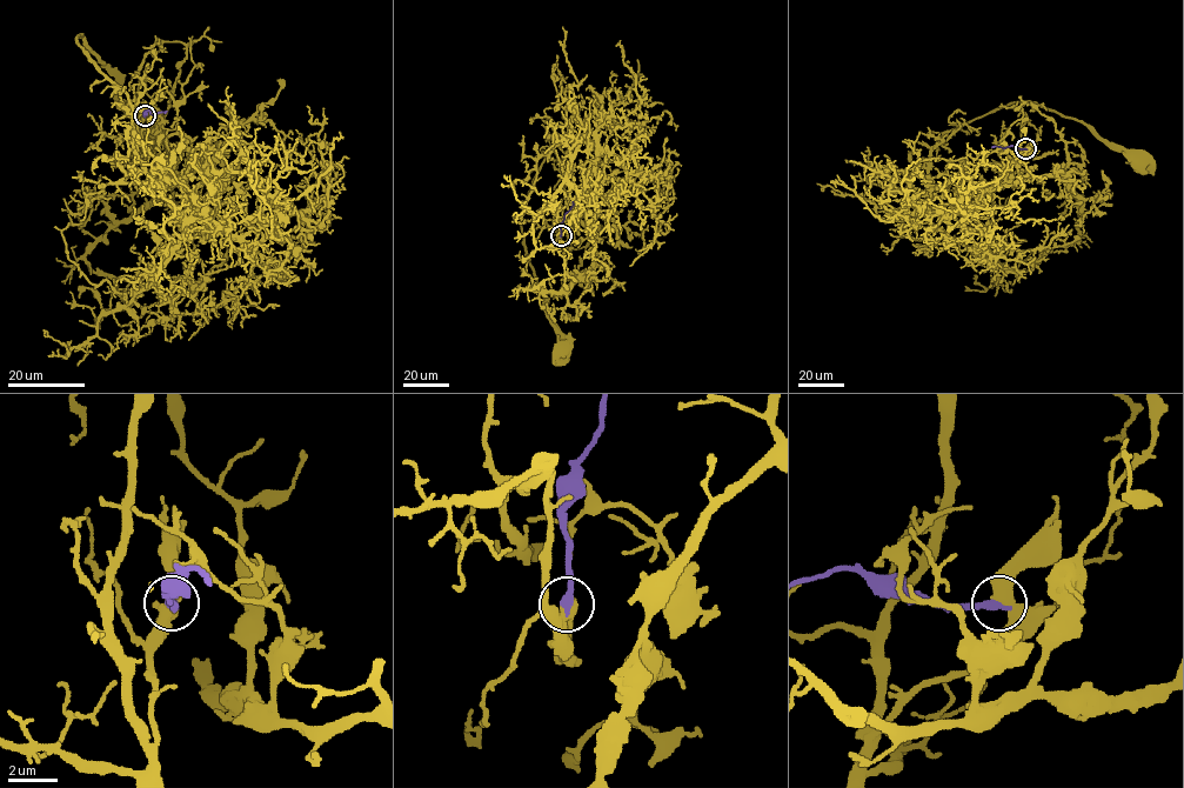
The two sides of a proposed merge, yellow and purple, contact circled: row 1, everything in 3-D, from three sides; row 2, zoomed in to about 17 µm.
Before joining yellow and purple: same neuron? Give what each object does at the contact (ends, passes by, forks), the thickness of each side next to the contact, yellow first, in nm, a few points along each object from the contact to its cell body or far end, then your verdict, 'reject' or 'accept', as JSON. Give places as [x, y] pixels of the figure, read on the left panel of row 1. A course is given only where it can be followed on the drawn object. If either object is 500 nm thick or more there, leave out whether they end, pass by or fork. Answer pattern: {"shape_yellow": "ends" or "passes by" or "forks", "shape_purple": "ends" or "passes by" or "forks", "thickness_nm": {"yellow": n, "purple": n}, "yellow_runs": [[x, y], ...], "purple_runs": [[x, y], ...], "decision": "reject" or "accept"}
{"shape_yellow": "passes by", "shape_purple": "ends", "thickness_nm": {"yellow": 480, "purple": 380}, "yellow_runs": [[145, 115], [141, 146], [186, 186], [205, 226], [148, 180], [132, 104], [80, 35], [151, 135]], "purple_runs": [[144, 115], [147, 111], [153, 114], [164, 113]], "decision": "reject"}

